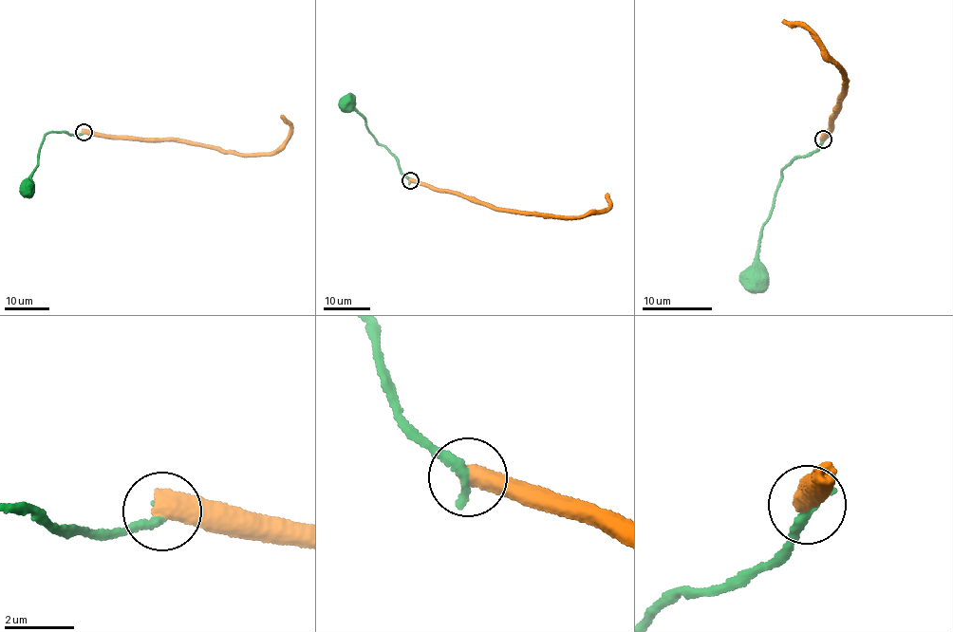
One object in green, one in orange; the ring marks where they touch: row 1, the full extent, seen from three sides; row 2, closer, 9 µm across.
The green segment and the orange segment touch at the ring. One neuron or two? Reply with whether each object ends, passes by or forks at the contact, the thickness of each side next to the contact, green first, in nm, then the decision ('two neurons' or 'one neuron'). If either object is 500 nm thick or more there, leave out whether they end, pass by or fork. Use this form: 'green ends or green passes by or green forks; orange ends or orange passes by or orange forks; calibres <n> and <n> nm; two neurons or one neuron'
calibres 320 and 650 nm; two neurons

